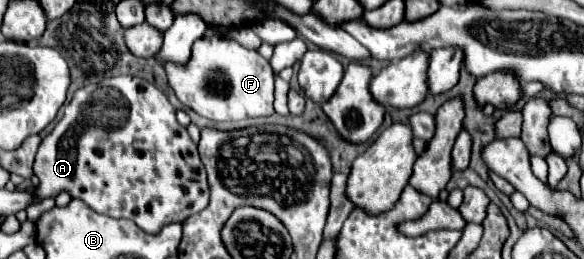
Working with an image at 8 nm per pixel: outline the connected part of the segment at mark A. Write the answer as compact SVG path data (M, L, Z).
M133 75L111 77L97 85L81 87L65 107L63 119L41 141L33 169L41 181L35 189L39 197L57 197L61 191L67 191L71 197L83 199L93 211L117 219L131 219L147 233L161 231L167 223L181 223L203 211L209 203L209 183L197 143L189 137L187 127L179 125L175 107L165 93Z

